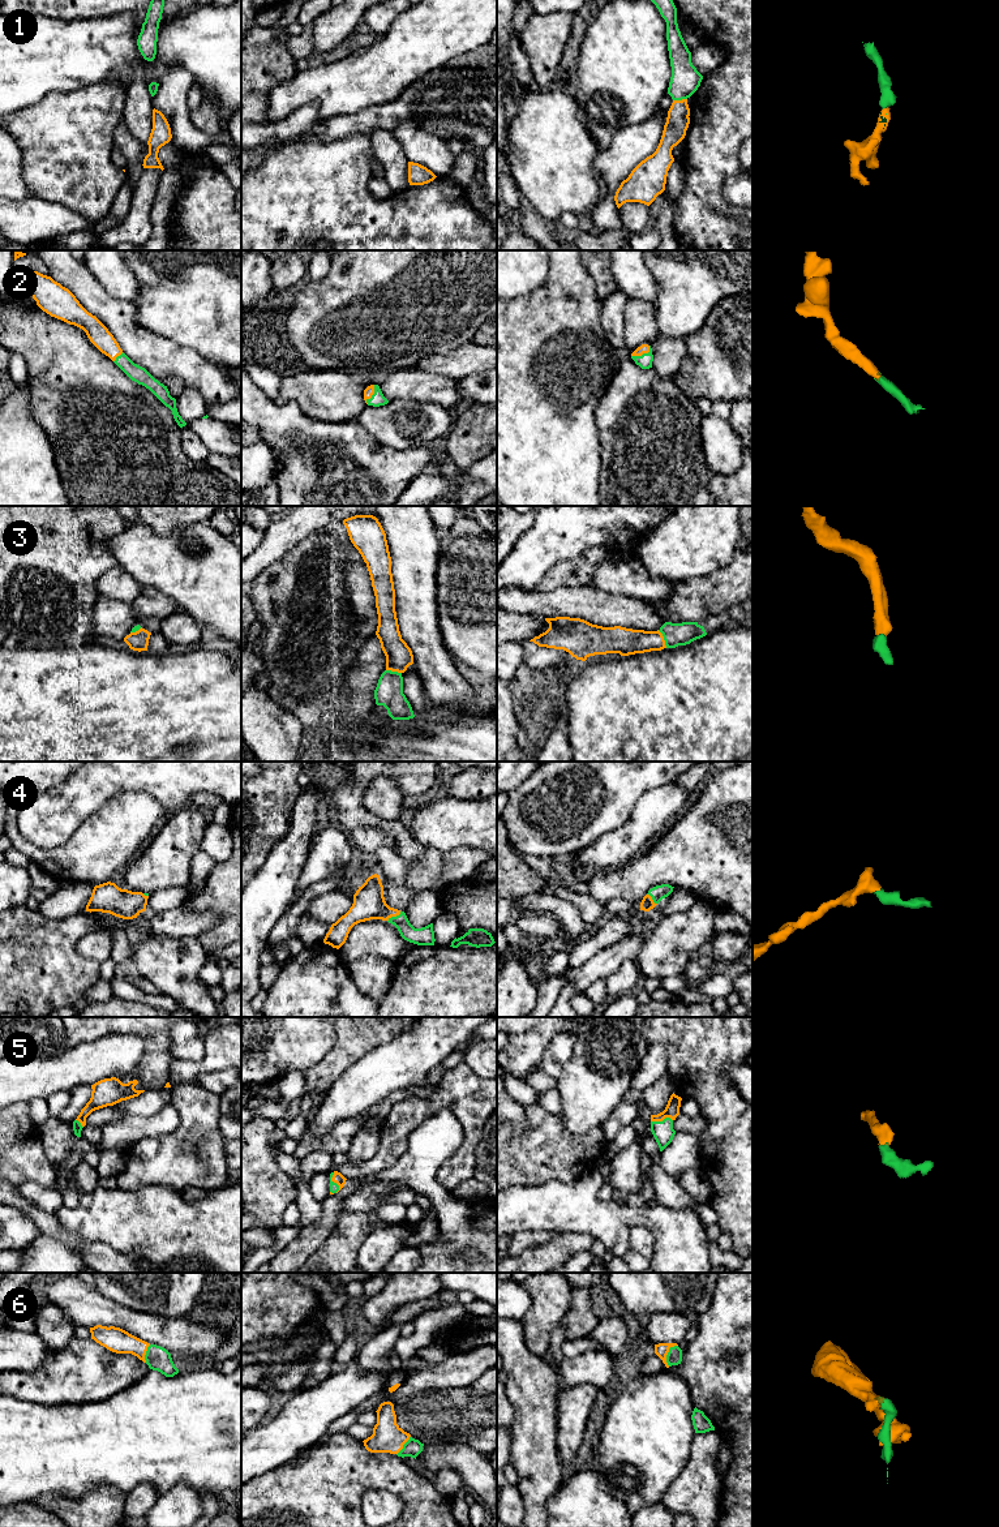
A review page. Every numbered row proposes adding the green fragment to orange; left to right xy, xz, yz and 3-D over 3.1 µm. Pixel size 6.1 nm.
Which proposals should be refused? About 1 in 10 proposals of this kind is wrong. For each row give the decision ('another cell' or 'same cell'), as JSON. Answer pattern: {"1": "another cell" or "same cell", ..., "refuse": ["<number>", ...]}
{"1": "same cell", "2": "same cell", "3": "same cell", "4": "same cell", "5": "same cell", "6": "same cell", "refuse": []}

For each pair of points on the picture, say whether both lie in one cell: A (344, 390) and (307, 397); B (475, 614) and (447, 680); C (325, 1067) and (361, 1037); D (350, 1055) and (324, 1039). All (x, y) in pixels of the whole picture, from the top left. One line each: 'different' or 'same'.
A: same
B: different
C: same
D: different

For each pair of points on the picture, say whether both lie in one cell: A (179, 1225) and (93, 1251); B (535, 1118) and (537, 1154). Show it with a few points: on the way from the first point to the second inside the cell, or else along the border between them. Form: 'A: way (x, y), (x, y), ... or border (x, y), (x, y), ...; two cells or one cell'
A: border (80, 1236), (88, 1243), (103, 1242), (132, 1259); two cells
B: way (540, 1127), (540, 1145); one cell

